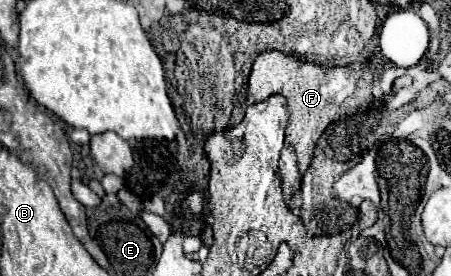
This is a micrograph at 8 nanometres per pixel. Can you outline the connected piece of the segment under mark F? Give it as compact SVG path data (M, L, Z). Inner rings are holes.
M376 28L374 36L370 38L370 42L366 44L366 48L362 52L360 62L356 62L352 66L322 68L318 64L308 64L304 60L298 60L294 56L286 56L286 54L276 52L276 50L262 52L252 64L252 72L250 72L250 80L248 80L247 105L262 102L272 94L282 94L288 100L290 120L288 120L282 156L280 156L280 178L282 178L284 200L292 198L290 206L293 213L299 218L302 204L304 204L302 177L304 178L303 174L306 174L306 170L312 162L314 146L316 146L318 138L322 136L322 132L326 130L328 124L332 124L334 120L340 120L348 114L346 112L346 100L348 98L396 98L394 92L392 92L394 82L406 70L394 66L382 54L378 38L380 36L378 36L378 28ZM370 82L374 82L376 88ZM364 84L366 84L366 88L364 88ZM290 146L294 150L290 150Z

